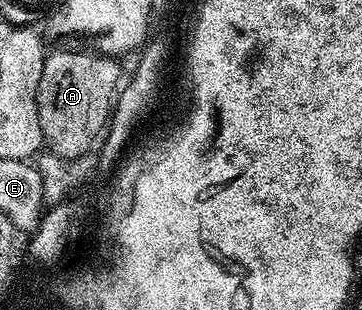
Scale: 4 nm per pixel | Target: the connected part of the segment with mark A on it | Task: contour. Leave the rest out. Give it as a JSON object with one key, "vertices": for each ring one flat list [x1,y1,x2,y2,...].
{"vertices":[[60,55,56,63,49,62,44,68,46,85,36,92,38,117,44,142,58,158,69,160,82,157,91,152,105,134,109,111,114,103,112,74,116,67,111,58,95,58,91,59,88,55]]}

